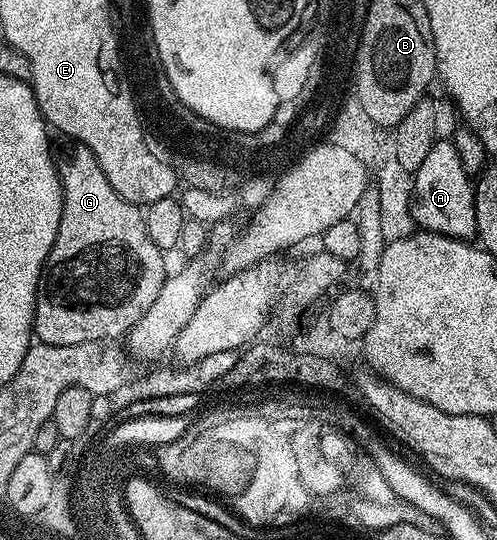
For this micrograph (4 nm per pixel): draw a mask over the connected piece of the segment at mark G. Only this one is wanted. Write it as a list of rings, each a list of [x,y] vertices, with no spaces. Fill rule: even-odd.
[[[74,140],[65,144],[69,145],[63,146],[61,150],[58,148],[55,153],[57,173],[61,176],[61,190],[63,191],[63,215],[59,219],[59,235],[55,235],[55,243],[45,260],[43,295],[38,296],[35,307],[33,336],[43,345],[70,345],[71,343],[91,343],[92,341],[105,343],[110,339],[117,339],[113,337],[124,338],[129,330],[135,327],[135,323],[139,323],[139,319],[143,319],[143,315],[147,315],[147,311],[151,311],[151,303],[155,303],[155,299],[159,299],[159,291],[167,276],[166,254],[159,247],[155,247],[155,243],[151,243],[151,235],[147,235],[144,212],[127,199],[123,199],[123,195],[119,195],[119,191],[115,191],[115,187],[111,187],[111,183],[107,183],[107,175],[103,175],[103,167],[99,167],[99,159],[95,159],[91,147]]]

